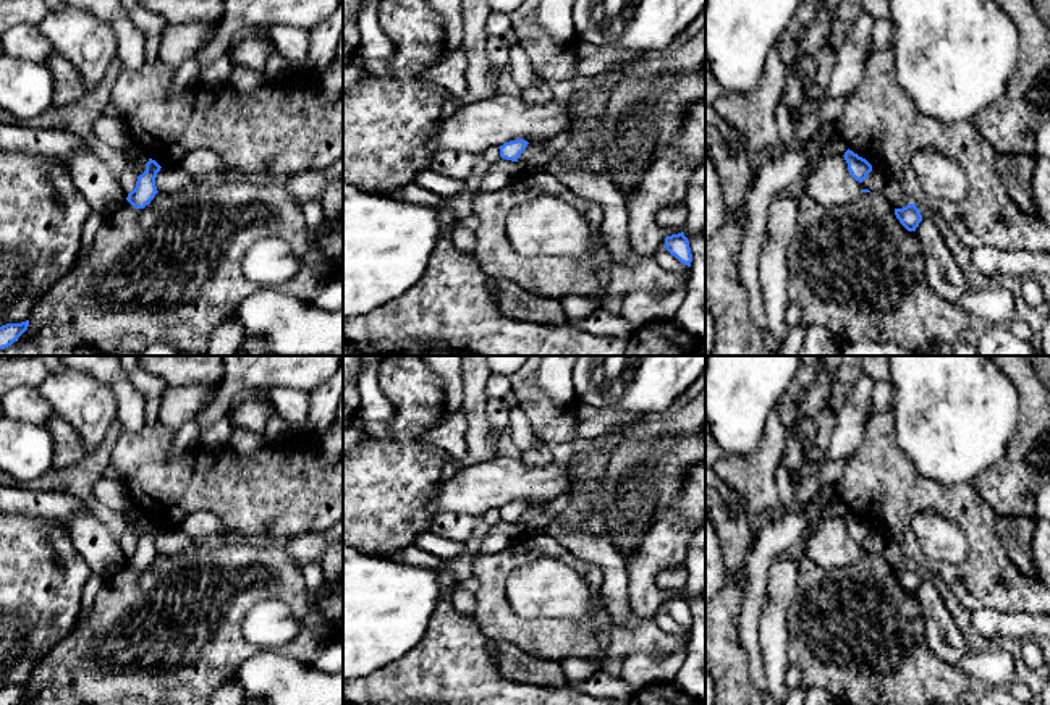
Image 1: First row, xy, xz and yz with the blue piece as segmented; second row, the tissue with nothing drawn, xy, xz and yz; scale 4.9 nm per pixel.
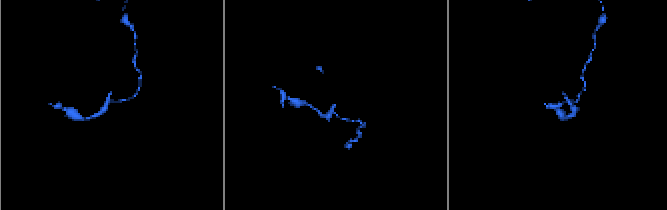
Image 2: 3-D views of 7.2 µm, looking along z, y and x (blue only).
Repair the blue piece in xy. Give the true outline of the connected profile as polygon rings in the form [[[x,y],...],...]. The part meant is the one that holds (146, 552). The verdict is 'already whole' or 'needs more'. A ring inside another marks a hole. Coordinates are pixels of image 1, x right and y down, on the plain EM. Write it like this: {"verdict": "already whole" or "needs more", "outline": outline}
{"verdict": "already whole", "outline": [[[149,521],[149,524],[146,526],[146,534],[138,538],[136,550],[126,559],[126,563],[134,571],[144,571],[146,568],[149,568],[159,555],[155,540],[160,530],[162,529],[155,522]]]}

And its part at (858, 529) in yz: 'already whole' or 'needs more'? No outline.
already whole

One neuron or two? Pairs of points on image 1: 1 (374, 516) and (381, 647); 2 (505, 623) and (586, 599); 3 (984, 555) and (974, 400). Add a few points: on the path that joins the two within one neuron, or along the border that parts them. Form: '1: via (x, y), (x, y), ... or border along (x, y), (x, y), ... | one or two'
1: border along (359, 548), (387, 558) | two
2: border along (503, 584), (507, 600), (520, 616), (562, 618) | two
3: border along (934, 481), (944, 485), (971, 484) | two

